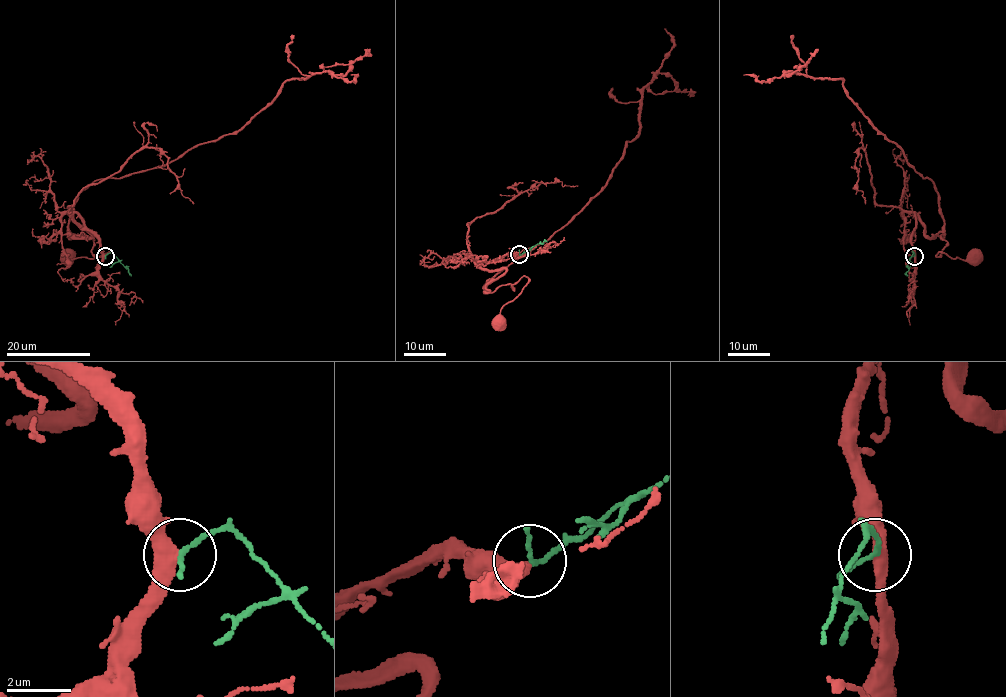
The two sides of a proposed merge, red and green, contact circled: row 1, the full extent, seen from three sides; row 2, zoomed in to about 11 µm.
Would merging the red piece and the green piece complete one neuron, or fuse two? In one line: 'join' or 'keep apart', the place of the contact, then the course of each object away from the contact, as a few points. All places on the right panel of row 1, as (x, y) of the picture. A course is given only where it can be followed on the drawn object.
join; at (914, 256); red runs (913, 255), (915, 213), (929, 237), (944, 234), (947, 246), (936, 255), (975, 257); green runs (914, 255), (914, 252), (907, 265), (907, 275)

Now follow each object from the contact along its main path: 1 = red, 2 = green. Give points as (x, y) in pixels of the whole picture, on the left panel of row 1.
1: (104, 255), (75, 213), (92, 235), (69, 231), (92, 237), (98, 256), (109, 252), (68, 257)
2: (105, 255), (111, 252), (131, 275)

